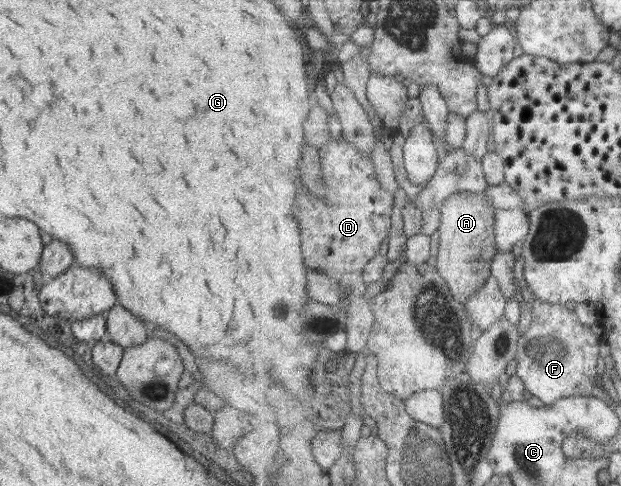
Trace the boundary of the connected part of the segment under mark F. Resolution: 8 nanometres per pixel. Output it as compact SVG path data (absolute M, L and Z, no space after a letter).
M544 301L530 329L521 337L517 374L526 381L529 391L546 404L594 394L594 388L605 383L600 377L602 343L603 336L598 336L592 326L582 324L574 305Z

